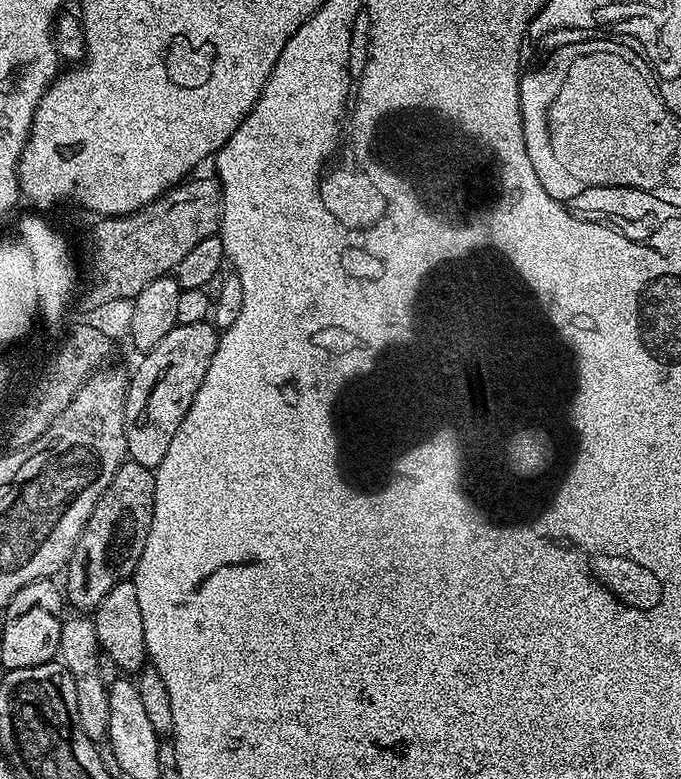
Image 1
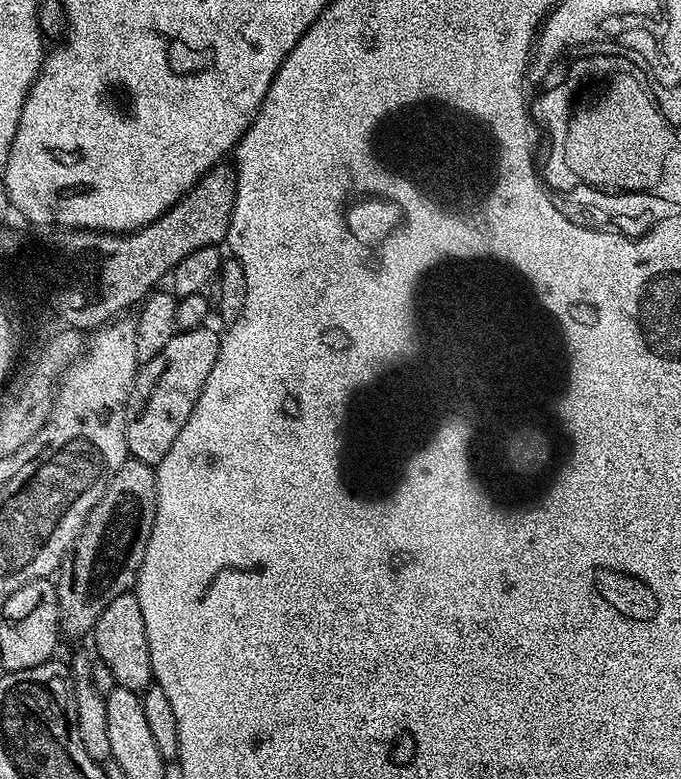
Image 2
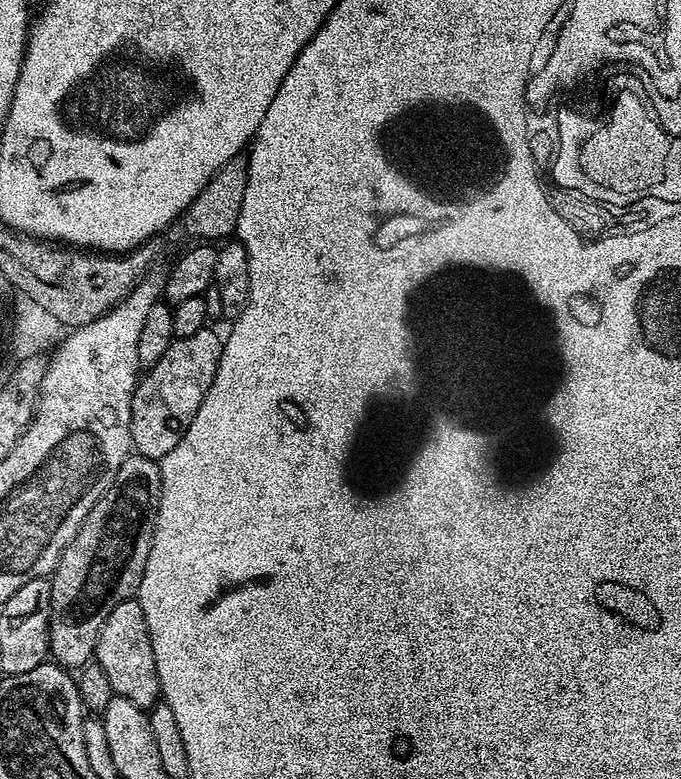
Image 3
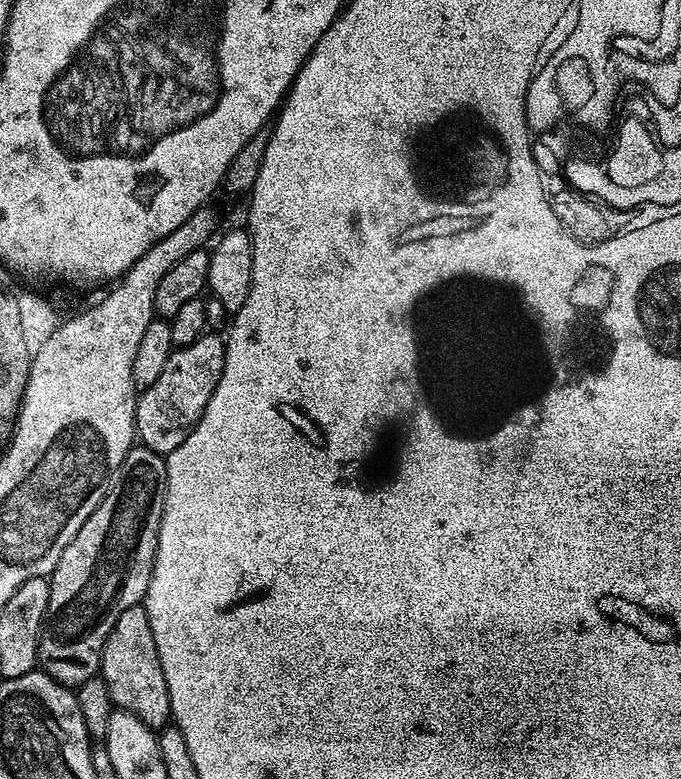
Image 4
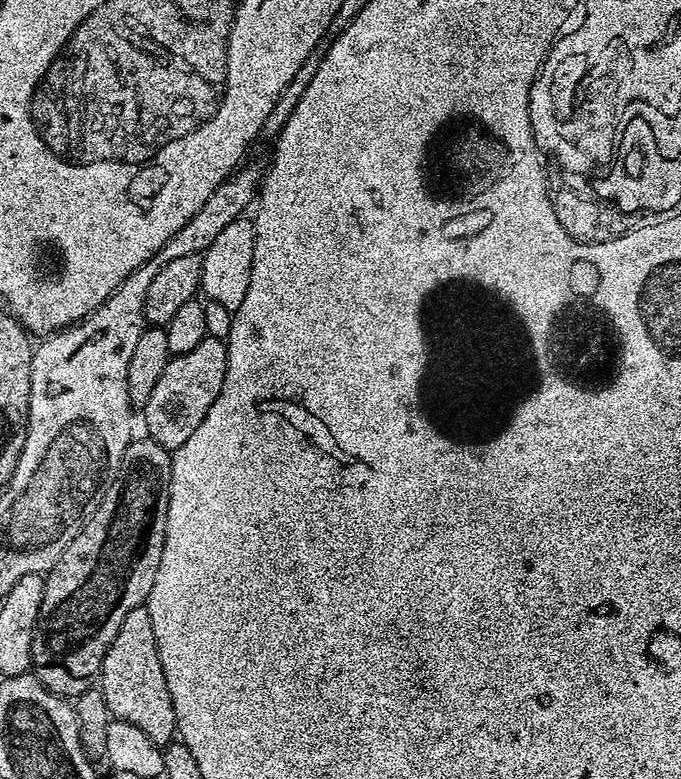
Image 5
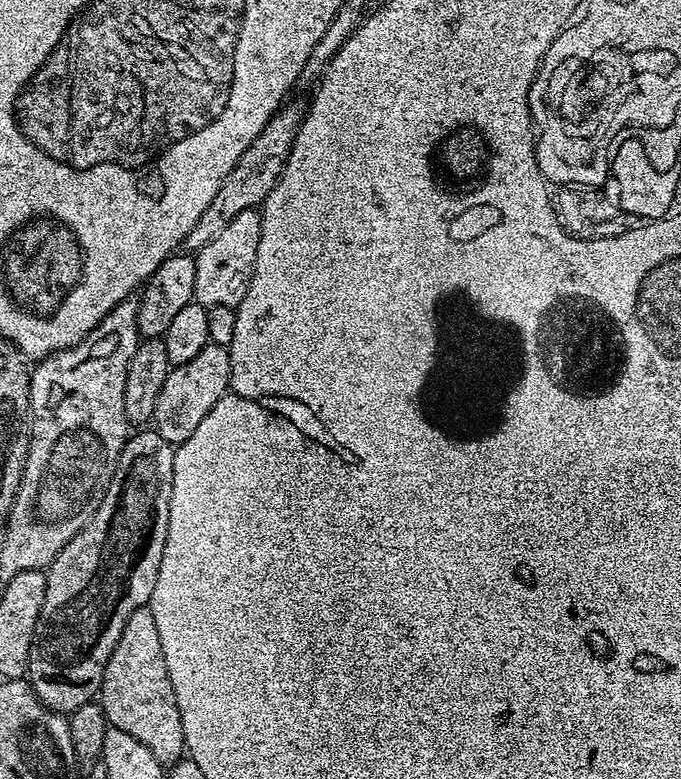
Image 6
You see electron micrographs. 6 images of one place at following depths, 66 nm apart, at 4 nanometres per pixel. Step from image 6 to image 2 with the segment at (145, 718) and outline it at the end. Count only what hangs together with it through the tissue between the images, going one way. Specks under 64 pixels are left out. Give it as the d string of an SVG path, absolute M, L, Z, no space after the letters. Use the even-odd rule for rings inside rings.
M132 592L122 594L102 610L95 628L90 633L96 639L96 652L99 663L110 666L117 685L131 692L140 694L153 683L150 646L146 642L146 626L142 622L142 606Z

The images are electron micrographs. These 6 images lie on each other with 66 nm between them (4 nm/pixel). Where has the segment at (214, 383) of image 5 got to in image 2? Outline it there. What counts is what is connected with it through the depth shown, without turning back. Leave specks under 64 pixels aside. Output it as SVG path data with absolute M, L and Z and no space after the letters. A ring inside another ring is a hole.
M212 326L177 331L155 358L139 365L126 405L126 442L131 459L155 466L166 458L170 446L174 446L174 438L186 426L186 418L190 418L202 386L206 386L221 339L221 333L216 333Z

